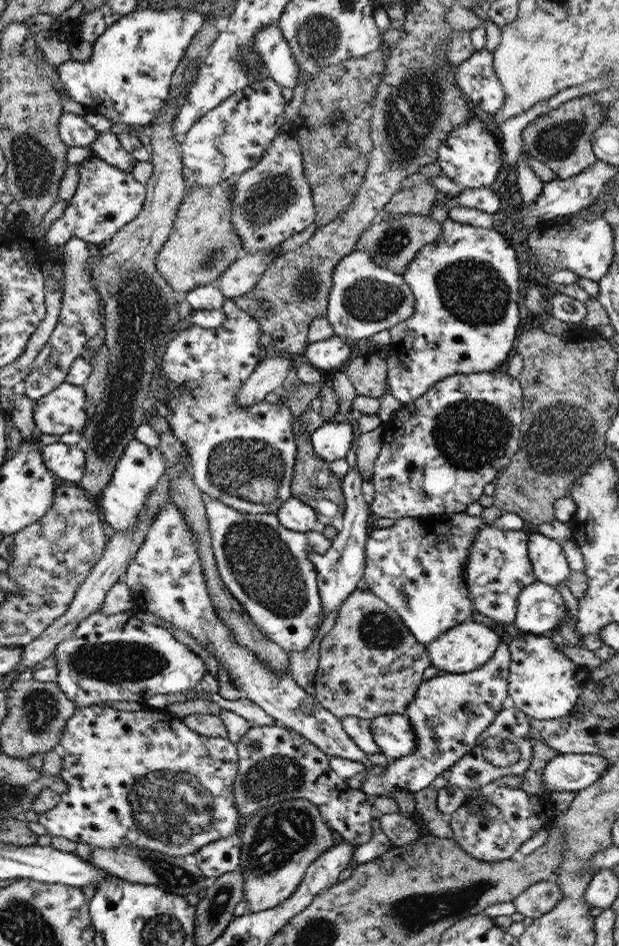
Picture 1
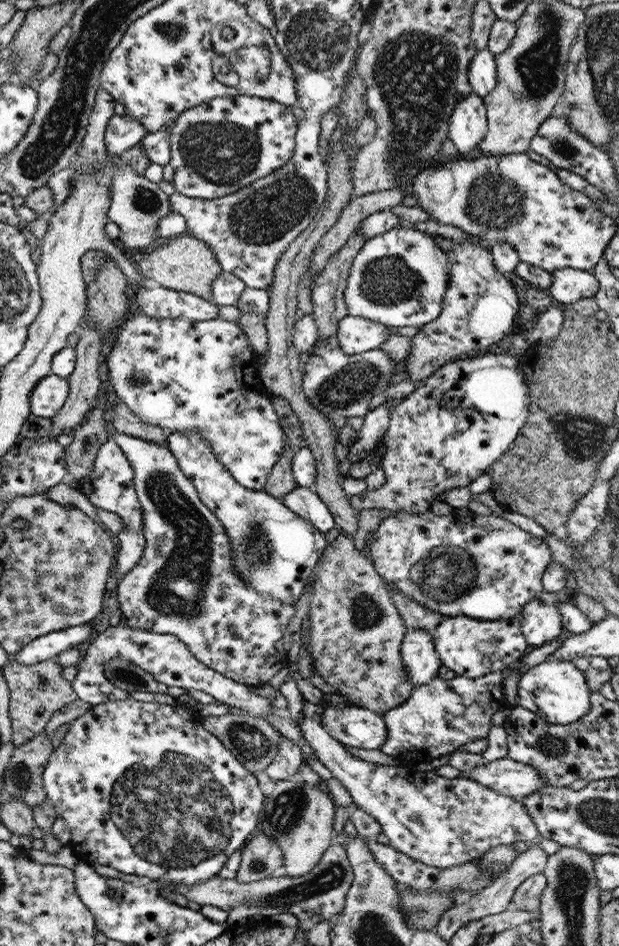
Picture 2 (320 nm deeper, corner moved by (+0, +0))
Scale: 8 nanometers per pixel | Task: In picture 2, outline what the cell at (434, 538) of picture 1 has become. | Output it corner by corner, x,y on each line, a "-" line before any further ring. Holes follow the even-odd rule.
407,629
401,642
399,654
404,670
404,680
411,686
421,686
433,680
441,666
433,647
430,632

